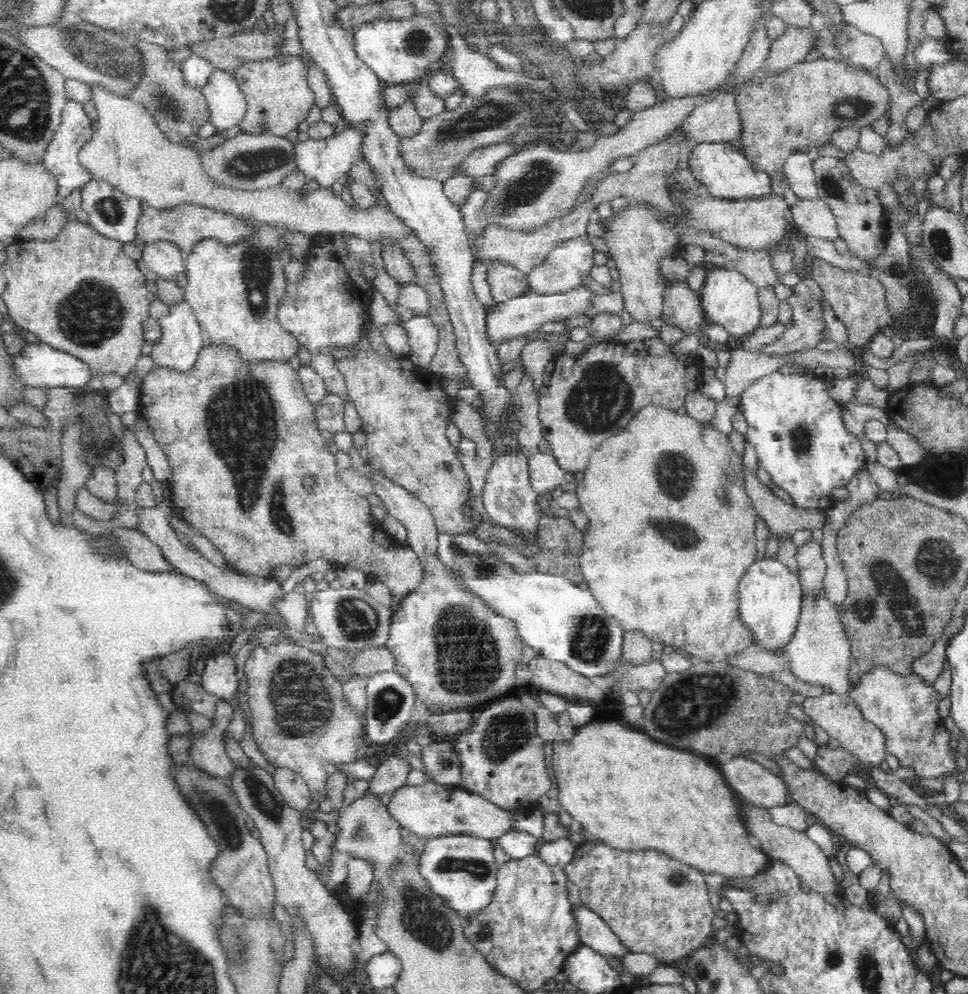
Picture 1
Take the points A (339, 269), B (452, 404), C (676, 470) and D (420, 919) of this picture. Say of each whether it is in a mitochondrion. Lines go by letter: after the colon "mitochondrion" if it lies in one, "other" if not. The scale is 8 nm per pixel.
A: other
B: other
C: mitochondrion
D: mitochondrion

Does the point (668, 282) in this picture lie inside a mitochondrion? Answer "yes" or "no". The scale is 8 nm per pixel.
no

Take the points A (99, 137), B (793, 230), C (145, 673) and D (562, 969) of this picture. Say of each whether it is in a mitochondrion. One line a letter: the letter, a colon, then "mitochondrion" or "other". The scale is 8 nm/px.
A: other
B: other
C: other
D: other

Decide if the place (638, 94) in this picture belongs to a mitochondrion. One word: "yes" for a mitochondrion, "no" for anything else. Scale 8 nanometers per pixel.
no

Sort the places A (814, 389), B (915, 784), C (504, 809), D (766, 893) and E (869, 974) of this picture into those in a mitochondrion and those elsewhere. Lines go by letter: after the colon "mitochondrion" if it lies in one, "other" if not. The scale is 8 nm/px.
A: other
B: other
C: other
D: other
E: mitochondrion

